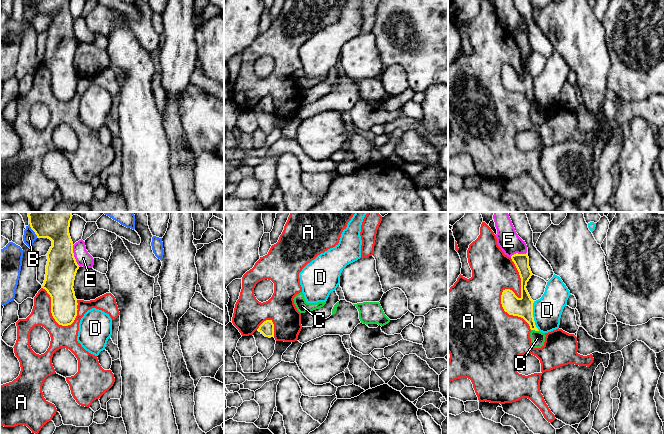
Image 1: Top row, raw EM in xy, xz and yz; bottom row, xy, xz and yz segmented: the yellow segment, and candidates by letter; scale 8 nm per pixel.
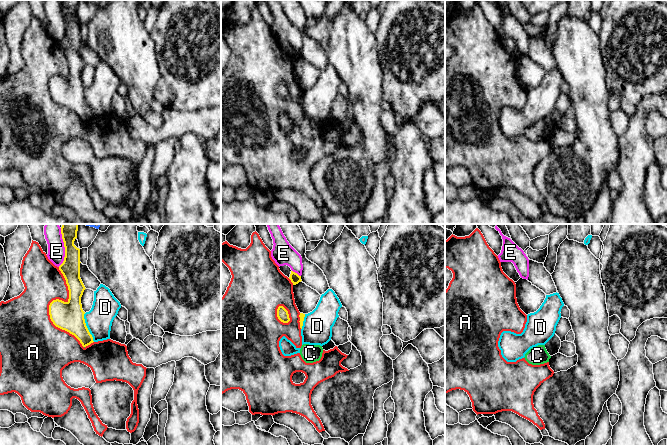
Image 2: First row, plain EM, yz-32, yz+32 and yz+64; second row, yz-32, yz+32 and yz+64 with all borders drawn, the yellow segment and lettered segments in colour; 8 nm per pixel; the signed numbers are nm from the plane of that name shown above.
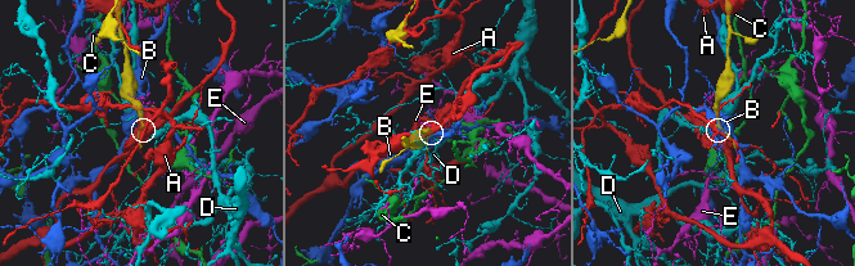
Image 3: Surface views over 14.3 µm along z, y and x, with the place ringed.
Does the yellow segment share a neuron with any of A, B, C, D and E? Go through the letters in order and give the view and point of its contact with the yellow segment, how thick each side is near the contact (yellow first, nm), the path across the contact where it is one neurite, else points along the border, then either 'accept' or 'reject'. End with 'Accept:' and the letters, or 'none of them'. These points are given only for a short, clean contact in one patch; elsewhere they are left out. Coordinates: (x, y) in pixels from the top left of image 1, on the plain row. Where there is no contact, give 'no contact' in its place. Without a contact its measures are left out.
A: yz (507, 65) | 160/360 nm | reject
B: xy (33, 6) | 160/100 nm | reject
C: yz (535, 106) | 160/110 nm | along yz (531, 105), (538, 107) | reject
D: yz (532, 92) | 160/240 nm | reject
E: xy (73, 32) | 240/120 nm | reject
Accept: none of them

